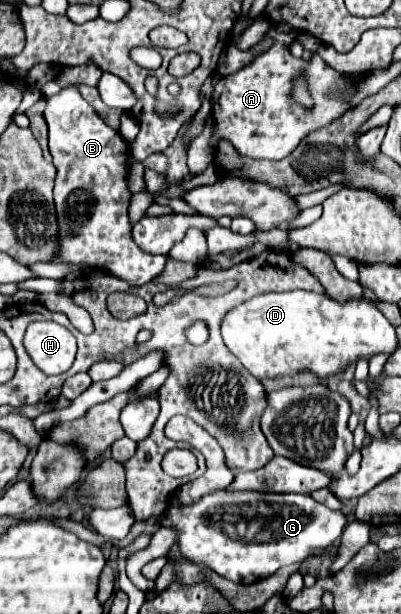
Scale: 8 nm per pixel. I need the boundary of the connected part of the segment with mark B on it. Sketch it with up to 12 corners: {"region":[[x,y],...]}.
{"region":[[78,87],[48,97],[60,251],[132,285],[128,143]]}

